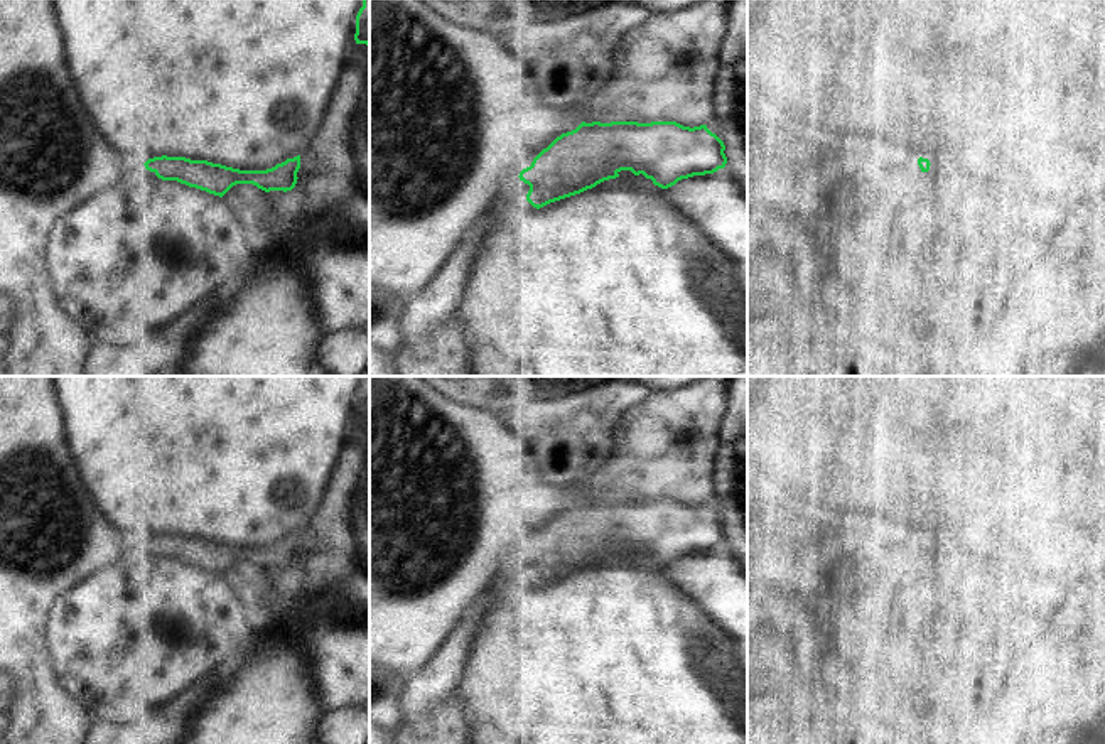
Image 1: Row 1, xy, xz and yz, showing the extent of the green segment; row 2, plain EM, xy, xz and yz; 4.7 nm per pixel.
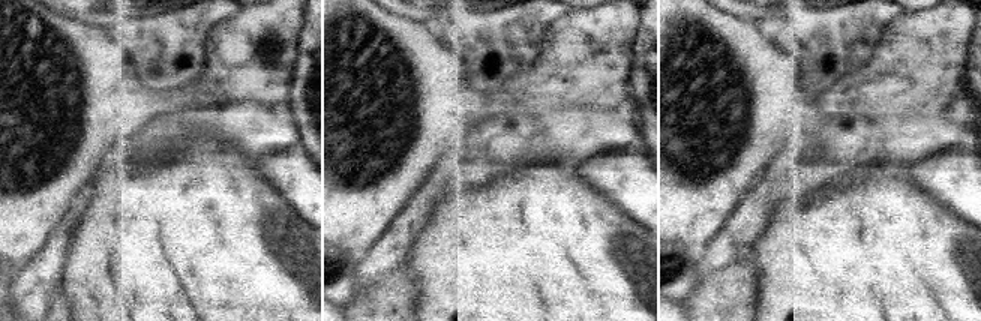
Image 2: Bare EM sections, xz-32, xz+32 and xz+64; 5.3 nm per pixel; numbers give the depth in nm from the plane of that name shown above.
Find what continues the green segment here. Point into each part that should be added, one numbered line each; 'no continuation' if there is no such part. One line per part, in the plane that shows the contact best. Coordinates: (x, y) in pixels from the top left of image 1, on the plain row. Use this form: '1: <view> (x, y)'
1: xz (439, 677)

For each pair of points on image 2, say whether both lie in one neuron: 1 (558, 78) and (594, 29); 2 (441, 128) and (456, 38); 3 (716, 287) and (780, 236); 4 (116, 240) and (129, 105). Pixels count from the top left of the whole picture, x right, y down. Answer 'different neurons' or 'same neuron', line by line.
1: same neuron
2: different neurons
3: different neurons
4: different neurons

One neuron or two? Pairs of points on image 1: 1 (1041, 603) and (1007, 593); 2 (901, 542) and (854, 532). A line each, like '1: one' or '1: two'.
1: two
2: one

